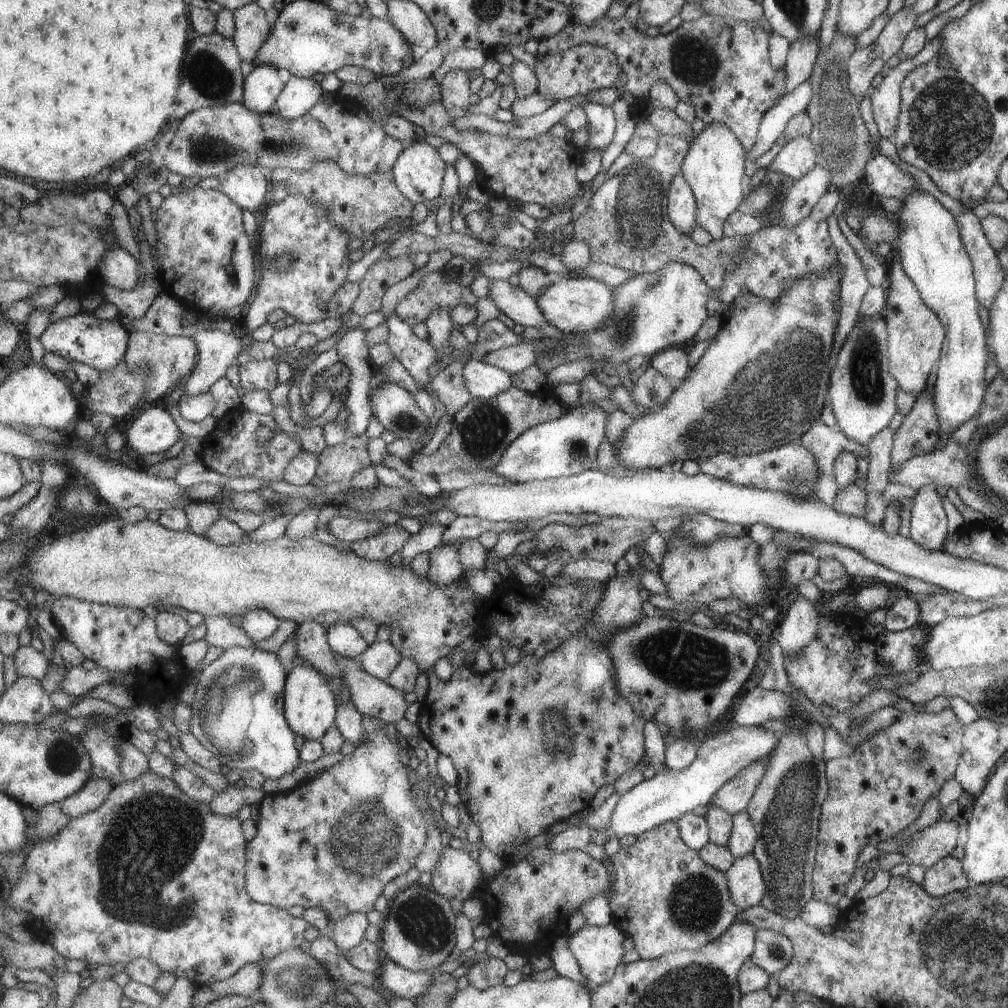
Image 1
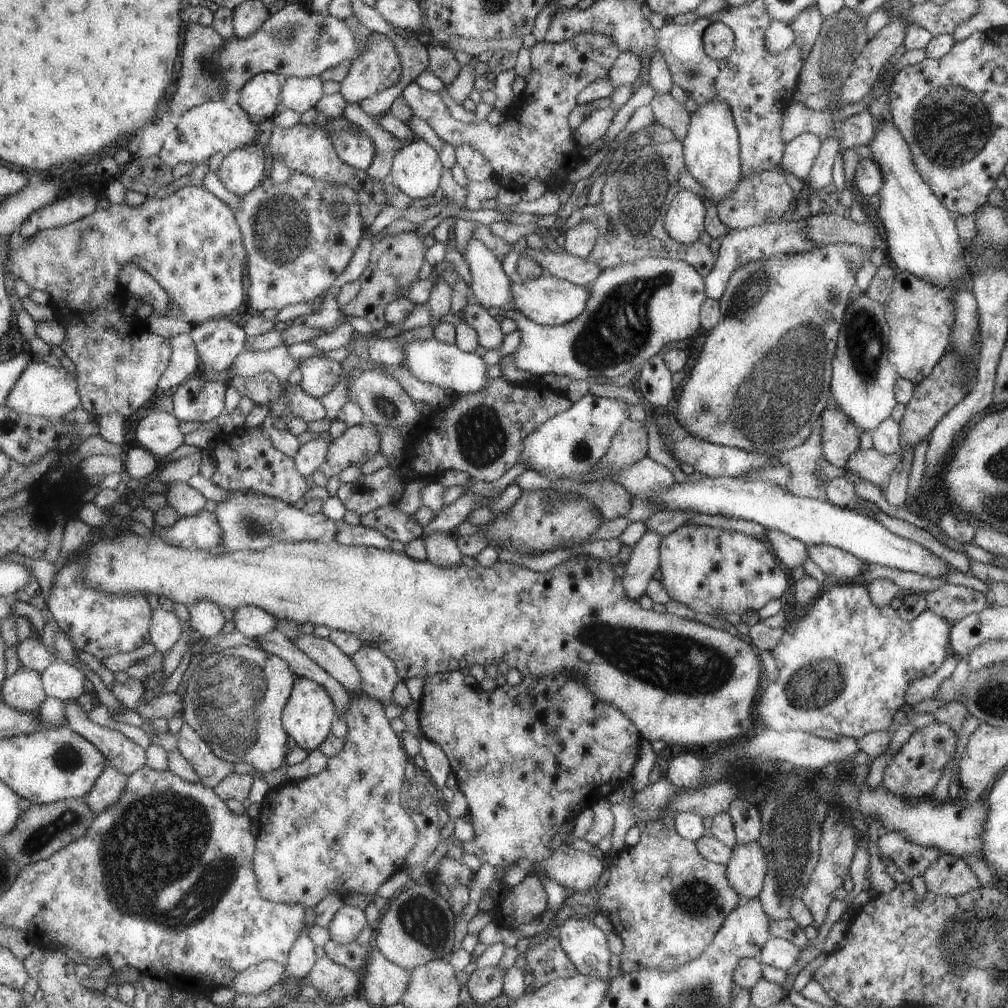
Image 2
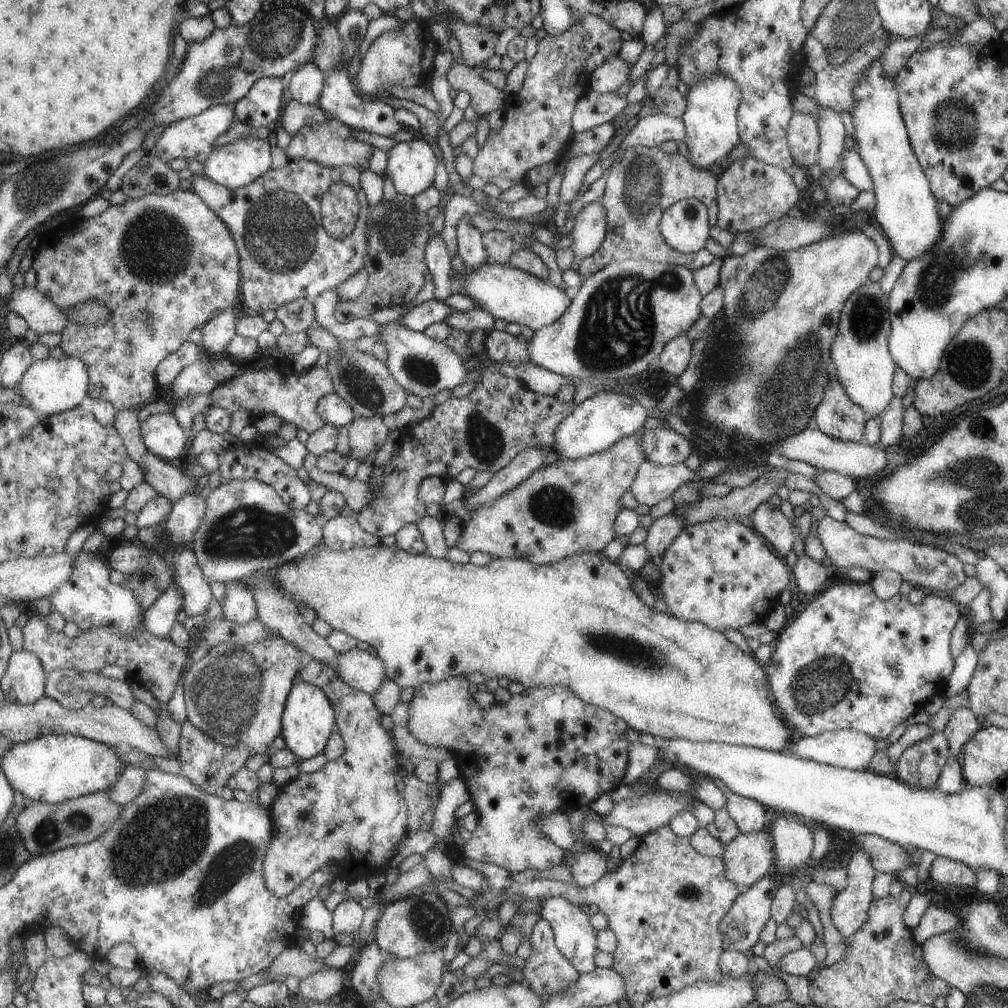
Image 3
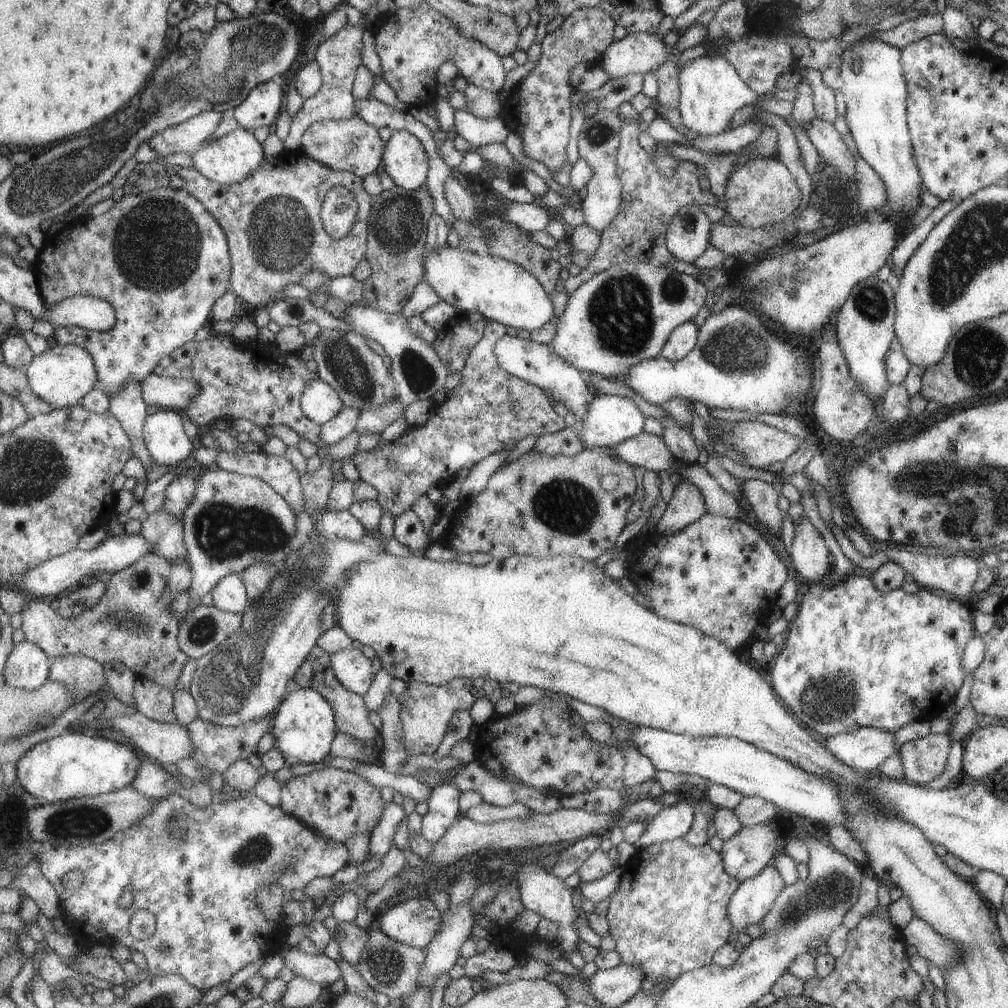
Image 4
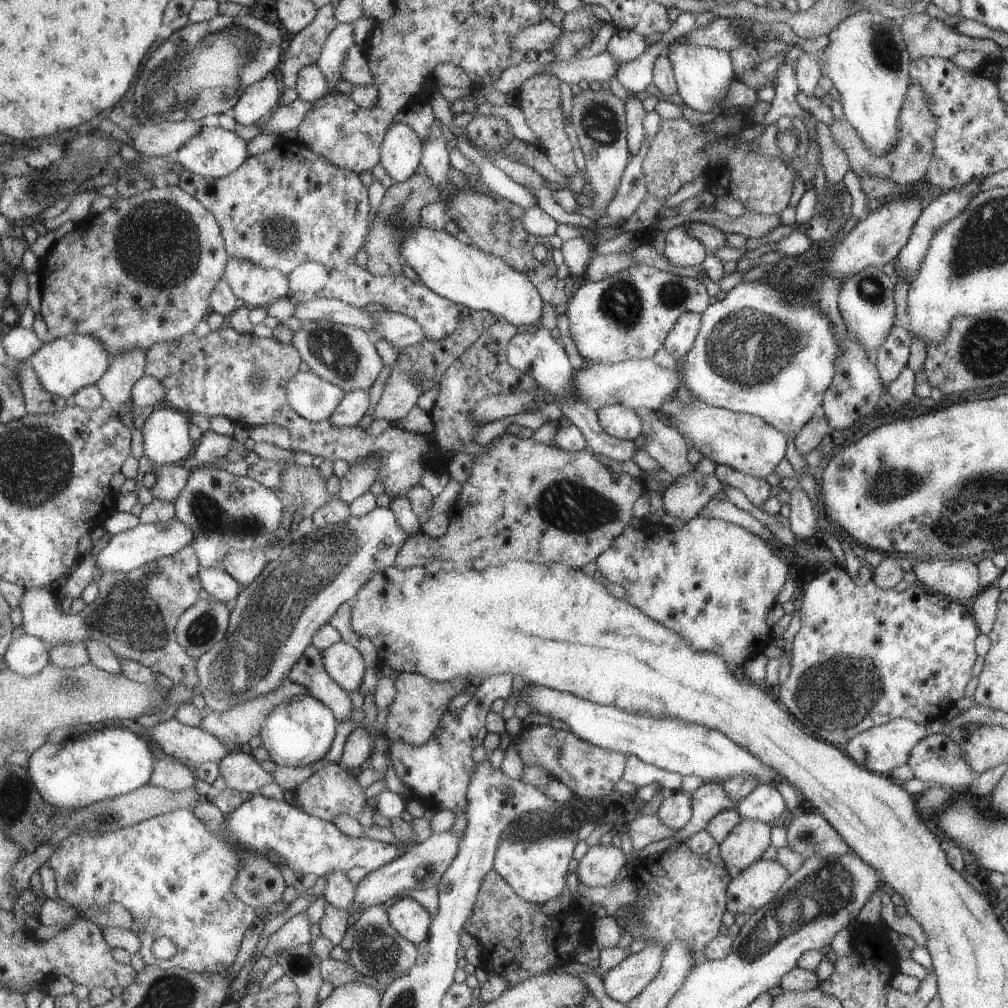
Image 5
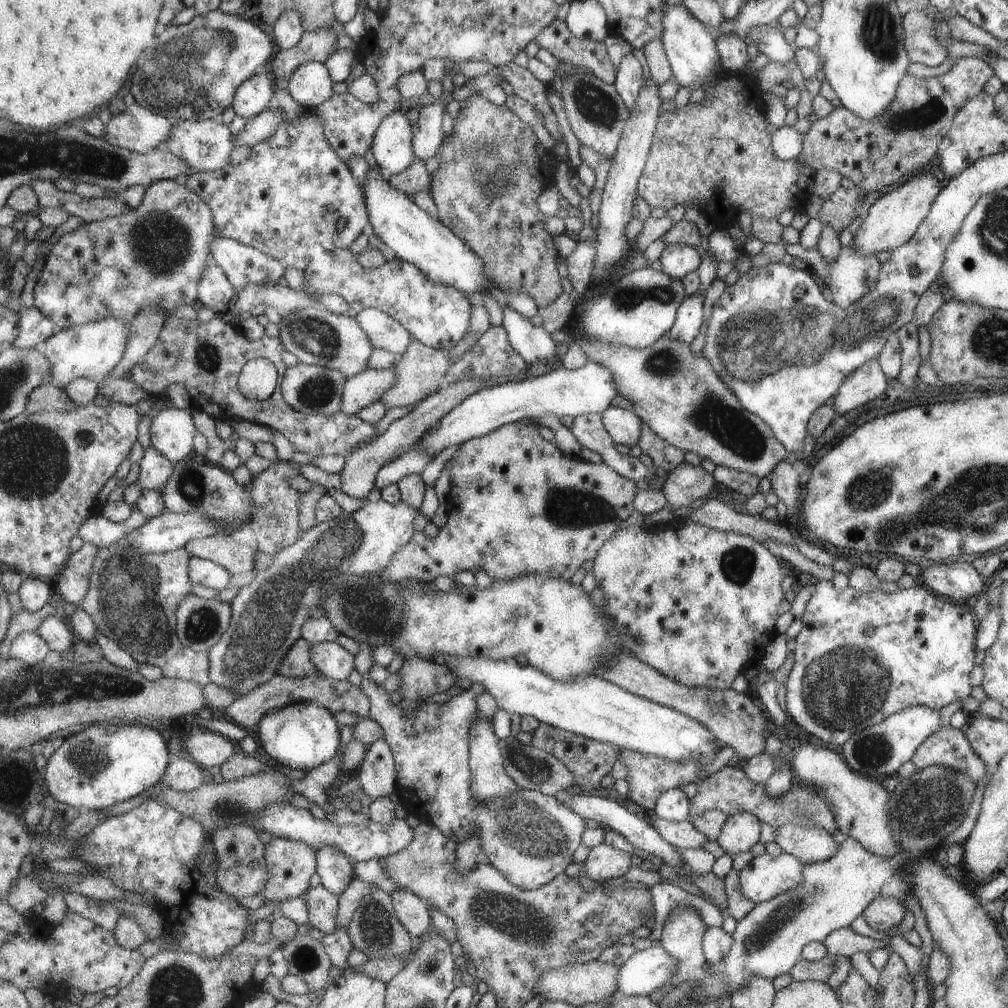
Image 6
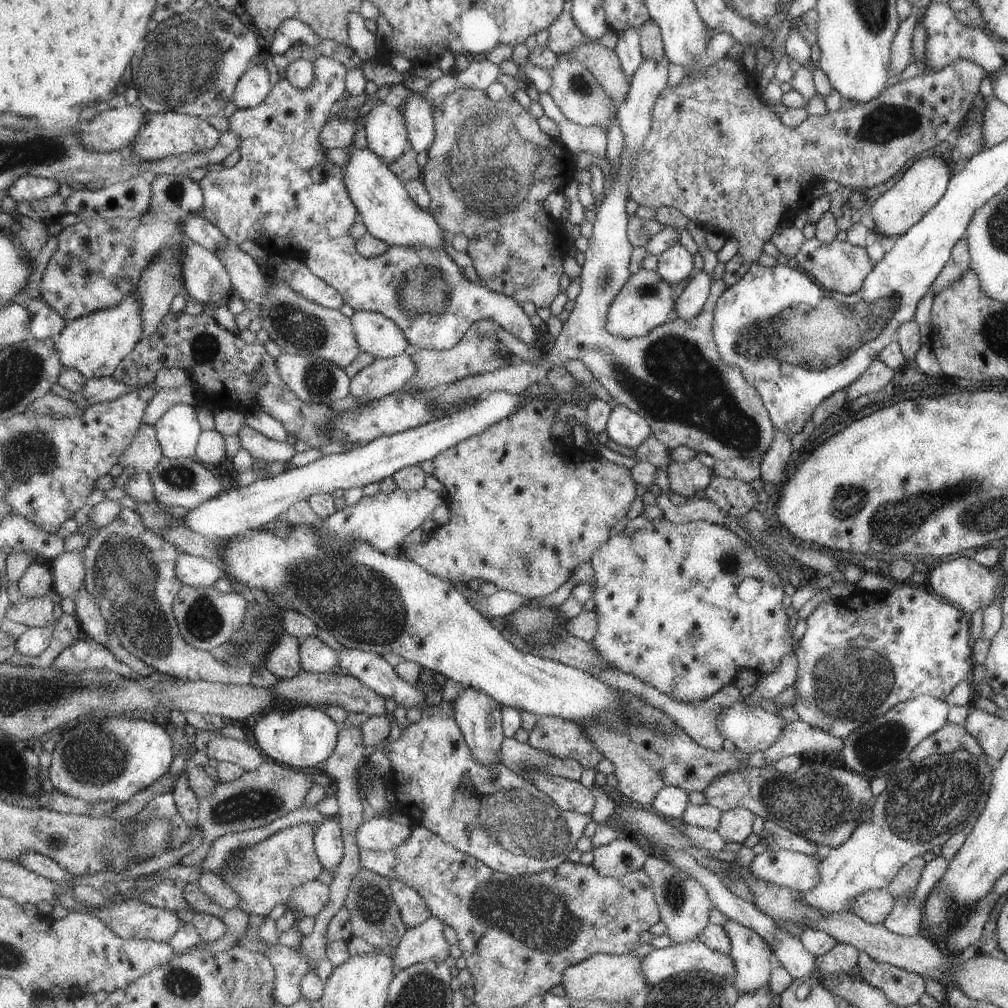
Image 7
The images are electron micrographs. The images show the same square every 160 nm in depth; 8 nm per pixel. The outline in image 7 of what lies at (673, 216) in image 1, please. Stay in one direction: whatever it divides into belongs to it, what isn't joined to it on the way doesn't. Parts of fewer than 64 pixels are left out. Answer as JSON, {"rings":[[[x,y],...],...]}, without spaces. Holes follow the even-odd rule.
{"rings":[[[679,243],[664,250],[657,257],[656,271],[664,281],[673,286],[691,274],[694,267],[694,257]]]}

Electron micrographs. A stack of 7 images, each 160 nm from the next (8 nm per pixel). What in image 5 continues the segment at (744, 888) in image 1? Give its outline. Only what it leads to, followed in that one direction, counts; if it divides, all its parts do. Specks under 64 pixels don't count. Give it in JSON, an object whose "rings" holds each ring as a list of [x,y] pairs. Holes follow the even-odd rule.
{"rings":[[[740,819],[718,844],[723,866],[743,870],[757,862],[757,858],[769,846],[769,832],[767,823]]]}

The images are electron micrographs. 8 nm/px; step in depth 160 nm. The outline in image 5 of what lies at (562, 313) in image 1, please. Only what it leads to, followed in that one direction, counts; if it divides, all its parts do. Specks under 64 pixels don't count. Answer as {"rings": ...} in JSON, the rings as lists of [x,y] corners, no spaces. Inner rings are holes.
{"rings":[[[424,225],[407,231],[400,238],[400,251],[406,264],[418,274],[419,280],[438,295],[478,311],[496,314],[520,329],[541,320],[546,302],[535,283],[515,270],[501,257],[485,252],[475,244],[464,244],[449,231],[433,230]]]}

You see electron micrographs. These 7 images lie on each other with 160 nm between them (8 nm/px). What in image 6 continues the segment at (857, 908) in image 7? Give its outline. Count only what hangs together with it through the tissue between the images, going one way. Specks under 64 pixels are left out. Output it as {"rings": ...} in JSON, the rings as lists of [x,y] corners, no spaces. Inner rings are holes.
{"rings":[[[876,896],[863,908],[863,918],[869,928],[885,930],[899,924],[903,918],[904,907],[892,896]]]}

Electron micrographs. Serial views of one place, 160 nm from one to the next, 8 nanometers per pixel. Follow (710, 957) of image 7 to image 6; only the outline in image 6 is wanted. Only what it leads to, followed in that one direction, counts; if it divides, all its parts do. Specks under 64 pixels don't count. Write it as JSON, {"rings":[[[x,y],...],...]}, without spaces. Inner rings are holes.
{"rings":[[[659,945],[637,951],[618,968],[617,990],[623,996],[647,997],[678,971],[678,961]]]}

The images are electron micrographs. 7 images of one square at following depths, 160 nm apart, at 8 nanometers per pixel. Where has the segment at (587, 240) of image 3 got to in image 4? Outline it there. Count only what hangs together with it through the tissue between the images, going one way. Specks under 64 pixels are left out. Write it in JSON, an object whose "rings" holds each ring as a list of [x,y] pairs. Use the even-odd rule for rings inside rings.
{"rings":[[[601,109],[591,116],[584,117],[579,137],[580,156],[587,161],[592,172],[591,178],[585,185],[587,192],[581,200],[583,220],[587,226],[596,230],[598,234],[616,215],[618,204],[622,200],[620,193],[621,183],[616,173],[616,152],[620,143],[618,133],[620,126],[620,118],[616,109]]]}

